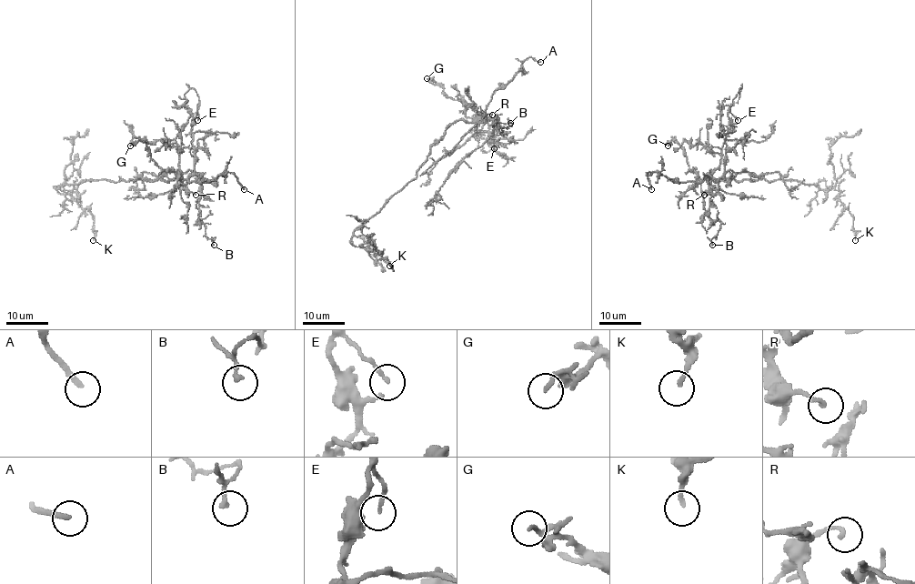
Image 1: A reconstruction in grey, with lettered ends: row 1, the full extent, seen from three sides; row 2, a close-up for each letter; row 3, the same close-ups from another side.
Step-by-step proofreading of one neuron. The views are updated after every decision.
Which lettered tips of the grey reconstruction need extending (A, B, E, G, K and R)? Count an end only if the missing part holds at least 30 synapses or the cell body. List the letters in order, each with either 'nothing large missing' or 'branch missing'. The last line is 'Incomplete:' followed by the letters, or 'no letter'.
A: branch missing
B: nothing large missing
E: nothing large missing
G: nothing large missing
K: nothing large missing
R: nothing large missing
Incomplete: A

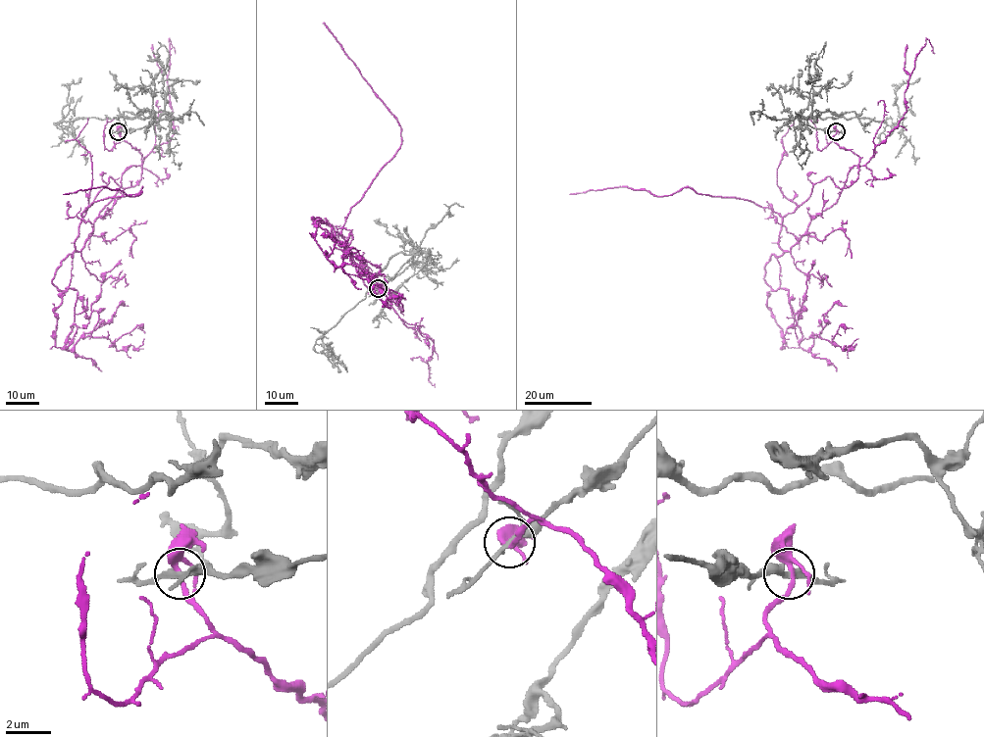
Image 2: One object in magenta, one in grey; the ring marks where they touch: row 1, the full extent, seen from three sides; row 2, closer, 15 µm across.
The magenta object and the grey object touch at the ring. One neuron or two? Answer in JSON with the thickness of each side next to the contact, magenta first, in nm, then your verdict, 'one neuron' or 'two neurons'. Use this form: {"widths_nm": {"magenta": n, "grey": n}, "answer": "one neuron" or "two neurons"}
{"widths_nm": {"magenta": 200, "grey": 190}, "answer": "two neurons"}

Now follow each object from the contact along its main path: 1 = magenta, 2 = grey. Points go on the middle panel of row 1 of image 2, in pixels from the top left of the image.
1: (378, 288), (386, 286), (401, 312), (335, 231), (363, 283), (433, 342), (427, 362), (435, 387)
2: (378, 288), (414, 252), (396, 254), (366, 297), (315, 343), (319, 353), (329, 348), (339, 372)

